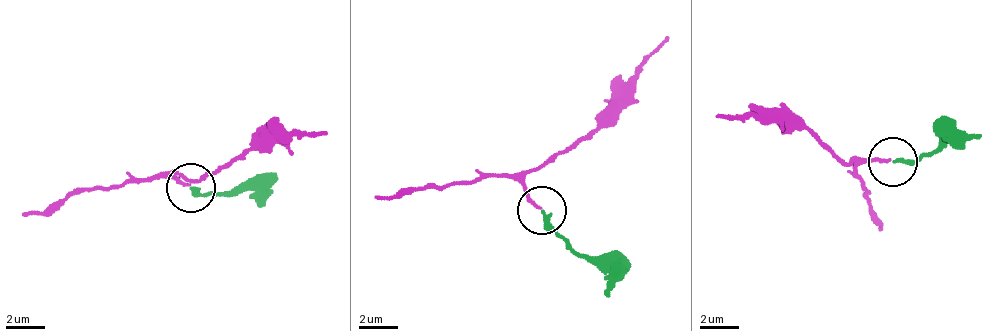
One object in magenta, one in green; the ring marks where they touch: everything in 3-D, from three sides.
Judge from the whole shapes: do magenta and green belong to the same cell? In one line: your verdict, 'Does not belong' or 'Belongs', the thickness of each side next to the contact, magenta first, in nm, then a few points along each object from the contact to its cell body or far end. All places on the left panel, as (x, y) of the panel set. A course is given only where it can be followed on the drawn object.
Belongs. Thickness 150 nm (magenta) against 240 nm. Course of magenta: (191, 186), (173, 174), (203, 180), (250, 147), (328, 131). Course of green: (191, 187), (223, 196), (262, 188), (276, 176)

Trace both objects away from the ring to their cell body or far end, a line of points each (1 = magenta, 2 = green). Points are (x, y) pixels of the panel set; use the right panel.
1: (889, 160), (845, 162), (804, 128), (714, 115)
2: (894, 160), (935, 153), (952, 117)

